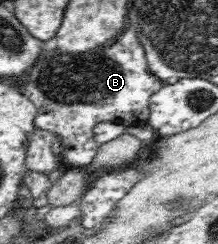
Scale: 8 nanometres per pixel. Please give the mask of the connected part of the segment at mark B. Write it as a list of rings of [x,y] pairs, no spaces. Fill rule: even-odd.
[[[124,32],[112,46],[98,46],[86,54],[45,53],[25,74],[22,77],[24,88],[20,88],[20,92],[36,105],[35,128],[62,138],[66,167],[82,167],[94,160],[99,144],[95,141],[93,130],[100,122],[118,122],[125,127],[148,124],[150,97],[164,85],[156,75],[148,72],[144,48],[134,32]]]

